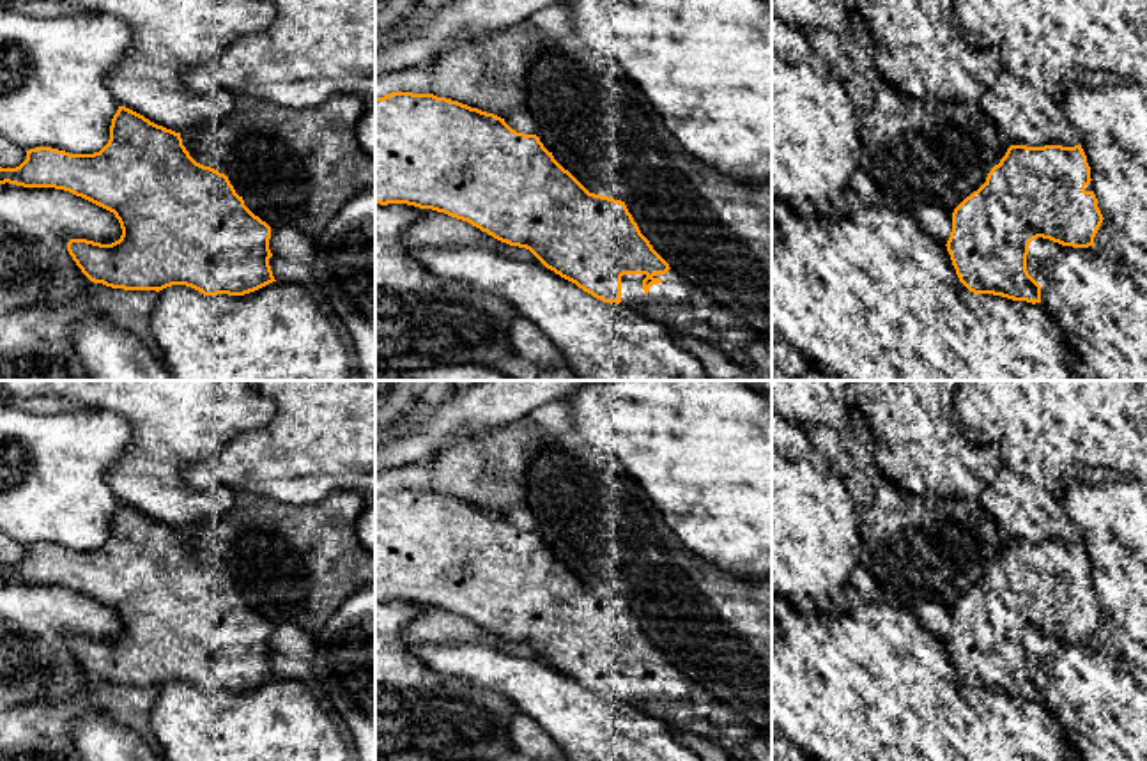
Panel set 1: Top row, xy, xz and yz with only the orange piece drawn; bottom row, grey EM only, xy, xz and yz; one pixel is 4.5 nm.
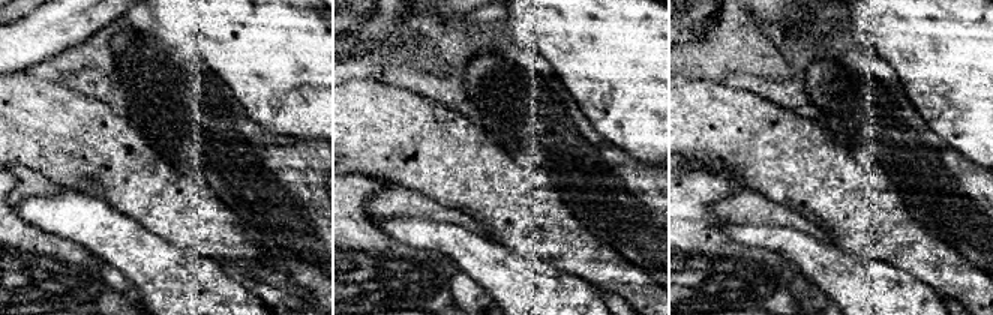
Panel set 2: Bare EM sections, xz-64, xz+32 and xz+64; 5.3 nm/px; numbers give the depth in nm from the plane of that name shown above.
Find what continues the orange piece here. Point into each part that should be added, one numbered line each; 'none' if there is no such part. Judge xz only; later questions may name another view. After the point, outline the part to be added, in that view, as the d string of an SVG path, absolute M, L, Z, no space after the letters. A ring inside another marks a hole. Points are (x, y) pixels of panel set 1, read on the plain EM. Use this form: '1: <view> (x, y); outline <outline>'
1: xz (675, 699); outline M669 665L643 687L646 671L621 673L621 703L680 731L703 736L736 761L772 761L772 743L731 706L713 697L689 676Z

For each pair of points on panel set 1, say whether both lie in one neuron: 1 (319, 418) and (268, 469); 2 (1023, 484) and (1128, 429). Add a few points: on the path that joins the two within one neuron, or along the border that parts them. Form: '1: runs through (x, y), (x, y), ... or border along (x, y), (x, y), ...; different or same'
1: runs through (312, 432), (282, 461); same
2: runs through (1050, 457), (1078, 429), (1101, 429); same

